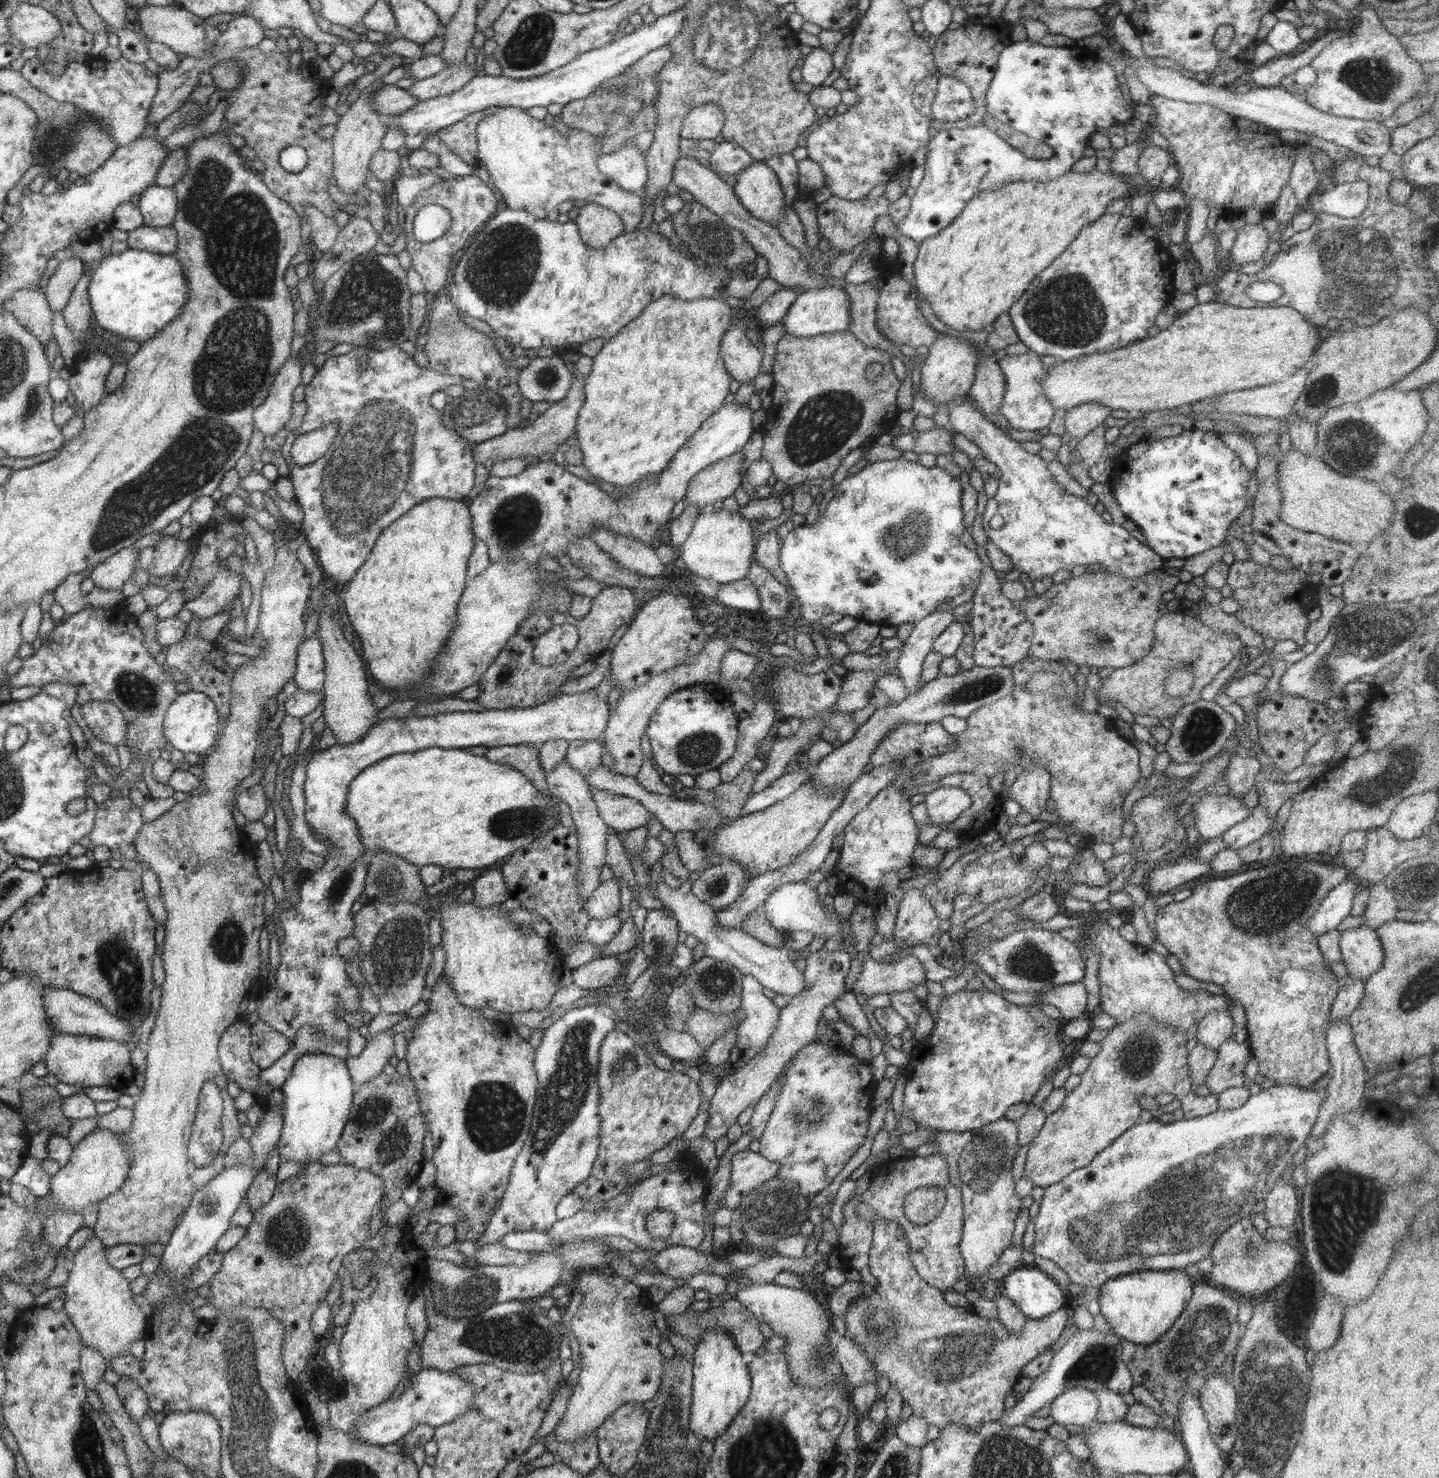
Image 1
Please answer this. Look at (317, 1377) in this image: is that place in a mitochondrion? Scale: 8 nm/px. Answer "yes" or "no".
no

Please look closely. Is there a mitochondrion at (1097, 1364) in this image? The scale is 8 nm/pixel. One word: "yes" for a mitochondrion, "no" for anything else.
yes

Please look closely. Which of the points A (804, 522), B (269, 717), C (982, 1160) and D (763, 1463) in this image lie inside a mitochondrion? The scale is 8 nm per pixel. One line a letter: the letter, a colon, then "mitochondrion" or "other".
A: other
B: other
C: mitochondrion
D: mitochondrion

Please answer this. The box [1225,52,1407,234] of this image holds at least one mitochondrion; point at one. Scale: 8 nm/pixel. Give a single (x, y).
(1366, 77)

